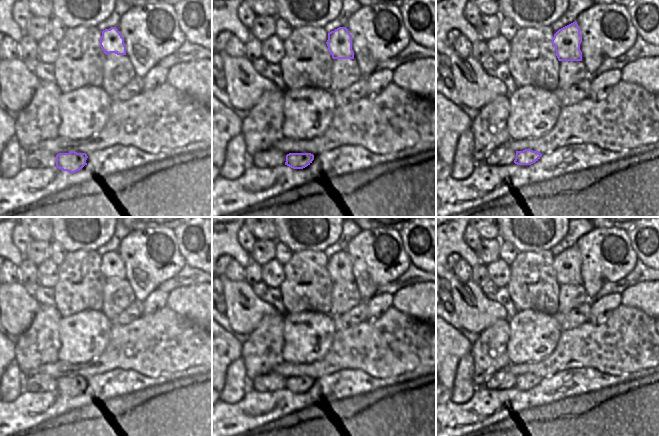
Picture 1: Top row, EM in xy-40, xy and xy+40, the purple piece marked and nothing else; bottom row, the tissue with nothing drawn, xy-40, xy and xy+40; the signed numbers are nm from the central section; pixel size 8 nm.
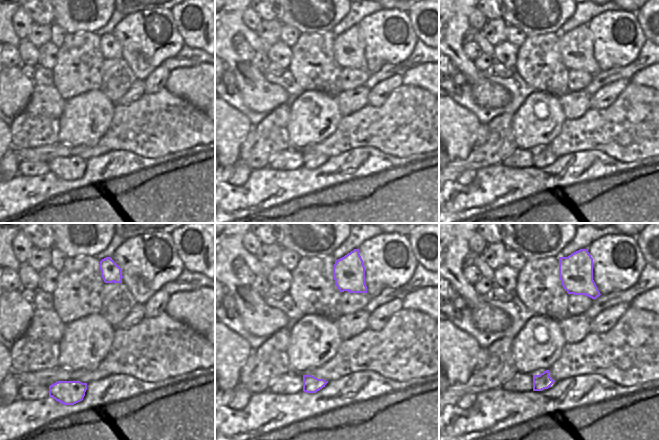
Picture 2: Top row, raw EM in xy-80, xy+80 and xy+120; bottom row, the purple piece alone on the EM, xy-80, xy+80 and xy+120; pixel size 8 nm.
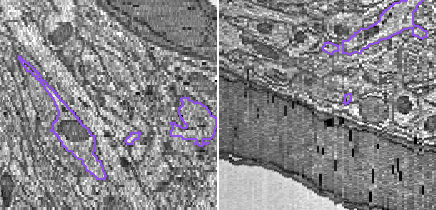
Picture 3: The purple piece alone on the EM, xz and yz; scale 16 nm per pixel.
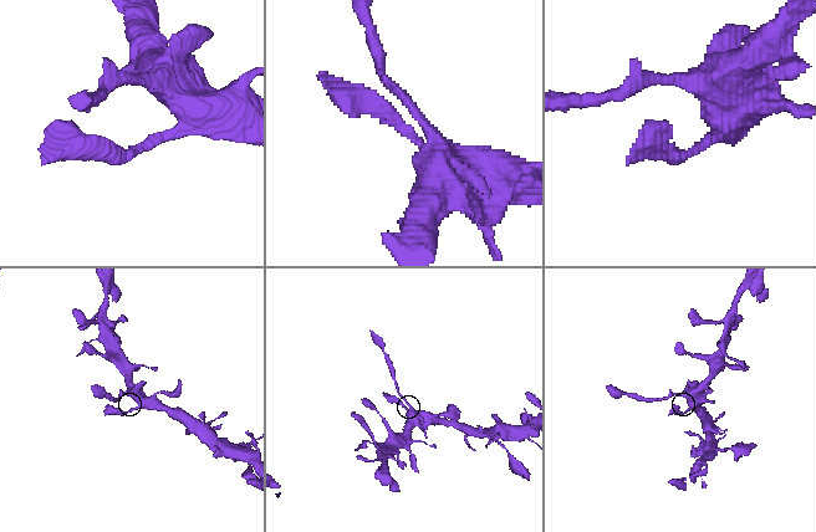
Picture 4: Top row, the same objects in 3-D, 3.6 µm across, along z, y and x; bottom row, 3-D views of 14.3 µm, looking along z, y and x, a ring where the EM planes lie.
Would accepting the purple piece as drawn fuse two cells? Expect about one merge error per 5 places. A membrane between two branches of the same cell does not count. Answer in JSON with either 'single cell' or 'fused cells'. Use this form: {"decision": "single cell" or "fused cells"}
{"decision": "fused cells"}

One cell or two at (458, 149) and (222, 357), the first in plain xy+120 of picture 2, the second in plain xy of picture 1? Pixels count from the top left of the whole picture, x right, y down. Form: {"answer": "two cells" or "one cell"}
{"answer": "one cell"}

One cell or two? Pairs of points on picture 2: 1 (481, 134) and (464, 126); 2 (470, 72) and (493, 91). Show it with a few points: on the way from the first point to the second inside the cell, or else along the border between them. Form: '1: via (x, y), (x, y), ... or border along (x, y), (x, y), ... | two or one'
1: border along (480, 124), (475, 134), (474, 146) | two
2: via (476, 78), (487, 89) | one

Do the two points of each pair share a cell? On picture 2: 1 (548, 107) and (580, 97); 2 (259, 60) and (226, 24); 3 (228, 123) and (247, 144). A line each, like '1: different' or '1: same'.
1: different
2: different
3: different

